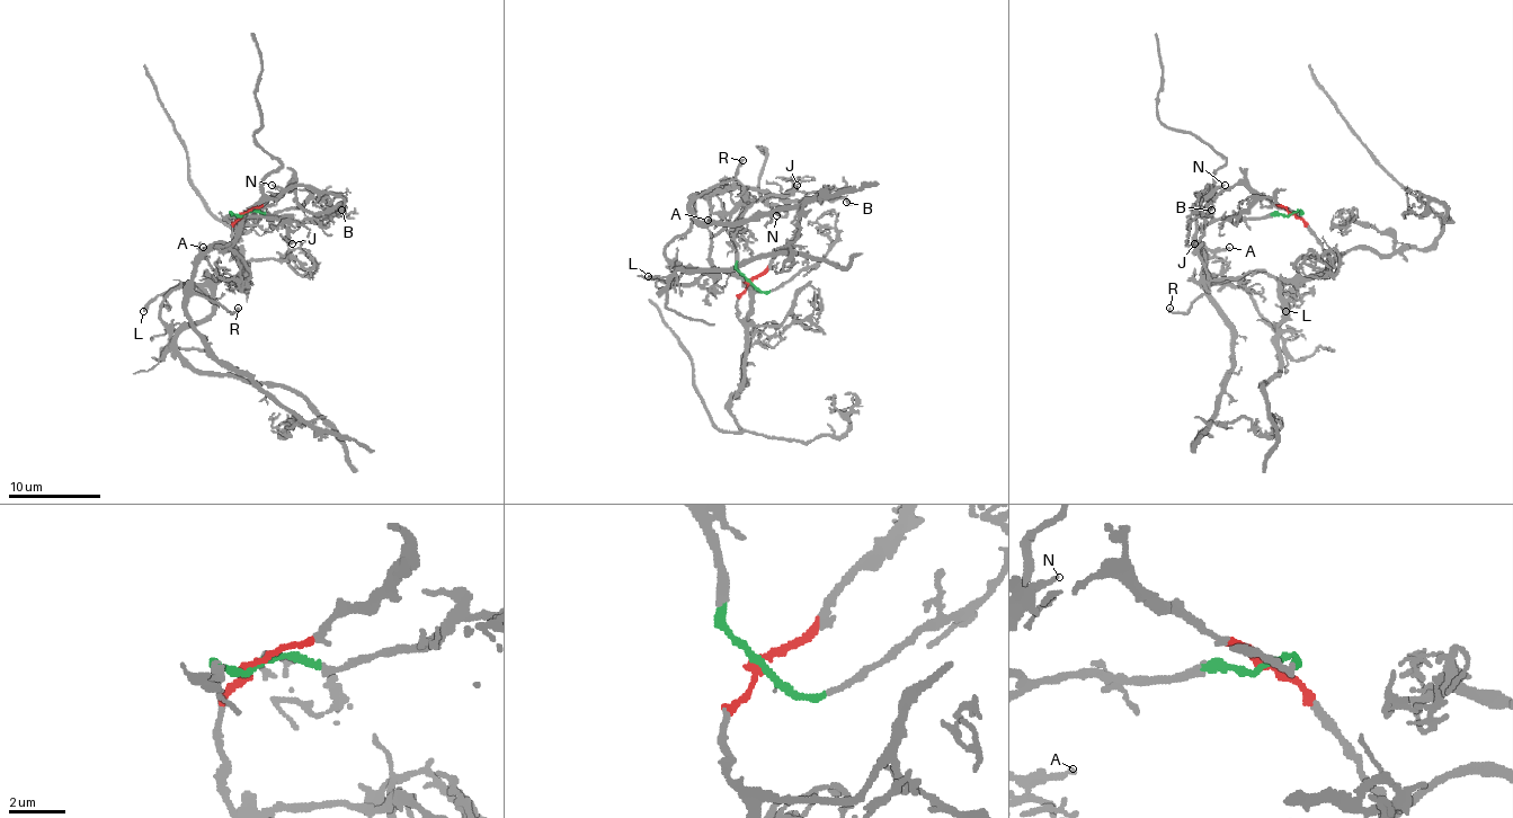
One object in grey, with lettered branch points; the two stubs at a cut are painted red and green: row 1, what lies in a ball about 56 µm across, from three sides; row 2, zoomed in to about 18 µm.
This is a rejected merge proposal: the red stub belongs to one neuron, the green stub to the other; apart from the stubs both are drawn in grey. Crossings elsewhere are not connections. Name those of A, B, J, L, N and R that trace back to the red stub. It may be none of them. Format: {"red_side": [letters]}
{"red_side": ["B", "L"]}

